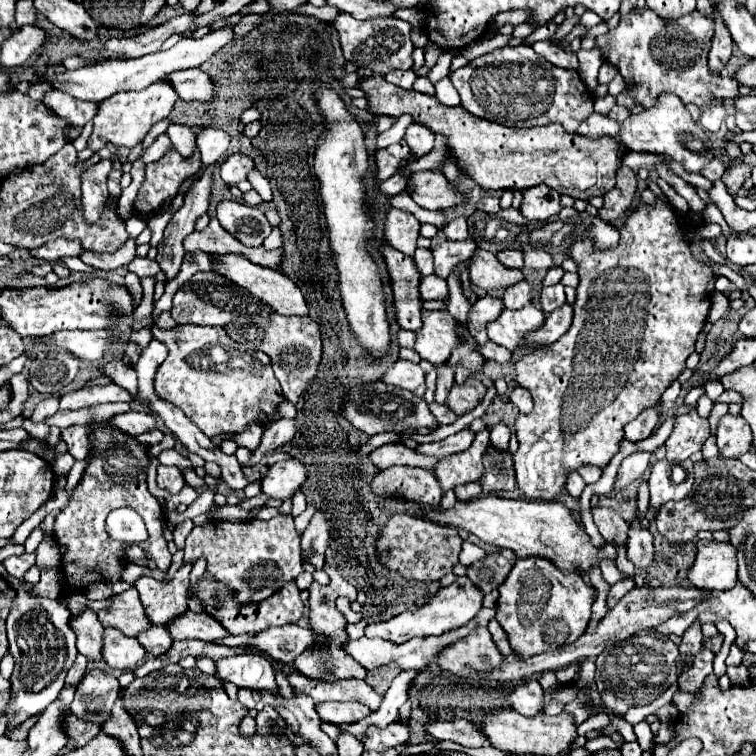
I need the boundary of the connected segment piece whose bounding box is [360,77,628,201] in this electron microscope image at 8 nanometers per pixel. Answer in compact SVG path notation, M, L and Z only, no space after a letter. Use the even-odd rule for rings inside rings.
M384 77L362 79L360 89L368 93L370 111L376 115L400 117L404 113L412 115L414 121L430 127L434 133L444 133L452 155L464 167L468 177L472 177L484 189L528 189L546 183L558 193L566 193L574 199L590 201L592 197L602 197L614 189L616 171L622 167L622 159L628 149L616 137L588 139L578 133L566 133L560 123L530 129L504 127L472 113L462 107L446 107L434 95L424 95L418 91L404 91Z

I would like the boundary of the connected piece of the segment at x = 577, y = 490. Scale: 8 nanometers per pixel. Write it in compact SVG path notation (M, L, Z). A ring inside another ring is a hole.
M576 471L570 473L570 477L568 477L568 481L566 481L566 489L568 489L568 493L570 493L574 499L580 499L580 493L584 491L584 487L586 487L584 479L582 479Z

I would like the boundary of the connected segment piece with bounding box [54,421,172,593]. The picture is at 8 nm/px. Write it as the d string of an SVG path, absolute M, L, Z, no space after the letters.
M92 421L90 423L90 443L92 443L92 447L90 447L90 457L88 457L88 467L86 467L80 483L76 485L68 505L56 515L56 523L54 523L54 539L56 539L58 545L66 547L66 553L62 555L62 573L64 573L66 583L72 587L72 593L74 591L84 591L92 583L118 583L118 581L122 581L122 573L126 569L124 549L128 545L110 539L106 529L104 529L104 521L106 521L108 513L114 511L114 509L130 507L144 519L144 523L148 527L148 539L138 543L138 545L152 555L158 571L166 571L170 567L170 559L172 559L172 555L166 547L166 539L164 539L166 517L162 513L162 507L160 507L158 499L148 491L148 483L146 483L146 467L152 459L148 445L140 443L134 435L120 431L110 421Z

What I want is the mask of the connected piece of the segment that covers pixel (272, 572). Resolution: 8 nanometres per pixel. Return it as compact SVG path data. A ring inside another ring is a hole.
M278 515L268 521L250 519L250 521L206 521L204 525L196 525L192 533L186 537L184 545L184 563L196 563L200 557L208 561L206 571L218 581L224 583L228 589L232 589L232 597L238 603L260 603L268 597L272 597L278 589L282 589L286 583L294 581L296 575L300 575L302 569L302 555L300 555L300 535L294 527L294 519L290 515Z

